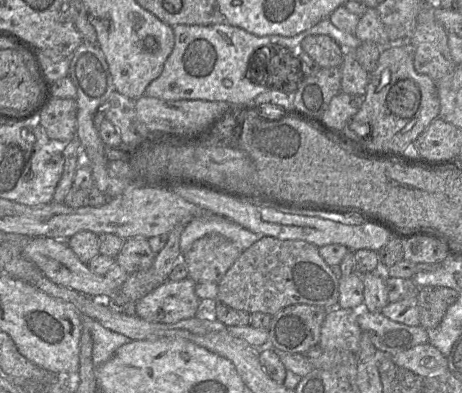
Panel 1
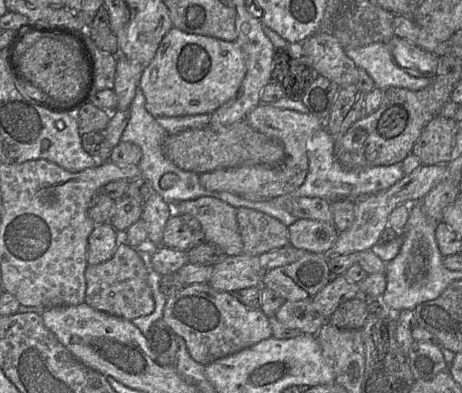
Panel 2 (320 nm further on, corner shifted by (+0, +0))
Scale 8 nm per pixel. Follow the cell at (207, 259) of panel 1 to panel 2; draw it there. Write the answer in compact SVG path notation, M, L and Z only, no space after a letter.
M240 207L236 211L242 253L259 256L289 244L288 227L262 212Z

